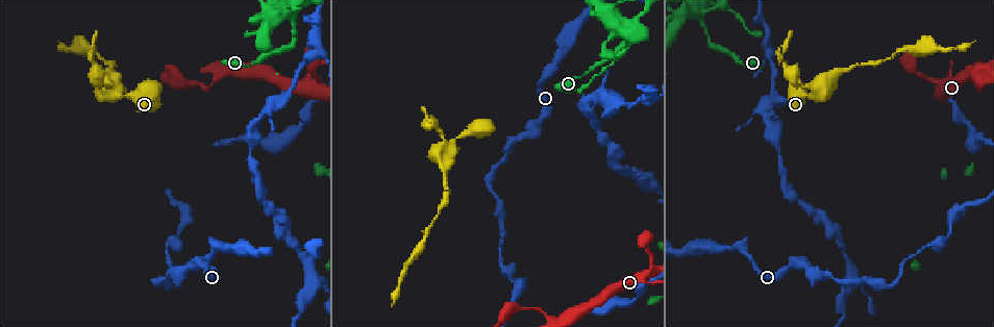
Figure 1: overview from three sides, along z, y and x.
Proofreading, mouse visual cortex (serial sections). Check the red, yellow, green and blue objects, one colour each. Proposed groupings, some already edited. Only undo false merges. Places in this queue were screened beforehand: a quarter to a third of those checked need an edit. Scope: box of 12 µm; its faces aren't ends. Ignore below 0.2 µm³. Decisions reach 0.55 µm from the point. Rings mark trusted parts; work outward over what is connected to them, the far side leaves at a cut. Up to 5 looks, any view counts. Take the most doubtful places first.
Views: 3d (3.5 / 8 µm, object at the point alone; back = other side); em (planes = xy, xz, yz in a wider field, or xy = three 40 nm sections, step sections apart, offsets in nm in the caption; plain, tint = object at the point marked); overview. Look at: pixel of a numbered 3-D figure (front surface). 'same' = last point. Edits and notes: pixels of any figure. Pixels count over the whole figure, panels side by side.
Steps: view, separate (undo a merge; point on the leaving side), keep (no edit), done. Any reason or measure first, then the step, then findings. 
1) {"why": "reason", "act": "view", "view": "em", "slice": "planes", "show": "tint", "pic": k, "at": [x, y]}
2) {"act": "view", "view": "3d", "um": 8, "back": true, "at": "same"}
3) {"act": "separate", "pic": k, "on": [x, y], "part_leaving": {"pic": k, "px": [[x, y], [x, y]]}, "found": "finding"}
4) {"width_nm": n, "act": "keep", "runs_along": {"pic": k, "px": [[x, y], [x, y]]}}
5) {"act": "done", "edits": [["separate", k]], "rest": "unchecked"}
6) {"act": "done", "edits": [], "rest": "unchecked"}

{"why": "abrupt turn", "act": "view", "view": "3d", "um": 8, "pic": 1, "at": [116, 91]}

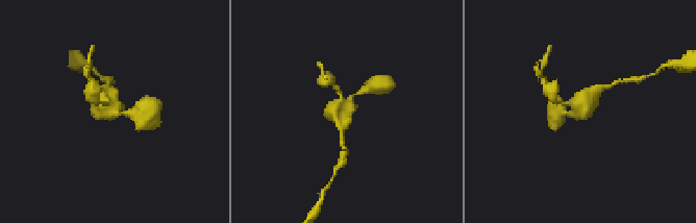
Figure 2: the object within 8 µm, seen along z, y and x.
{"act": "view", "view": "3d", "um": 3.5, "pic": 2, "at": [577, 111]}

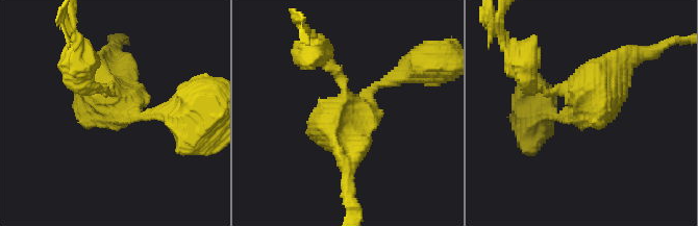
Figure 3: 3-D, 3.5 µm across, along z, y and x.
{"act": "keep", "runs_along": {"pic": 3, "px": [[402, 74], [370, 90], [345, 122], [345, 159]]}, "found": "one cell here"}

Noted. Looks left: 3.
{"why": "thin arm on a thick one", "act": "view", "view": "3d", "um": 3.5, "pic": 1, "at": [294, 18]}

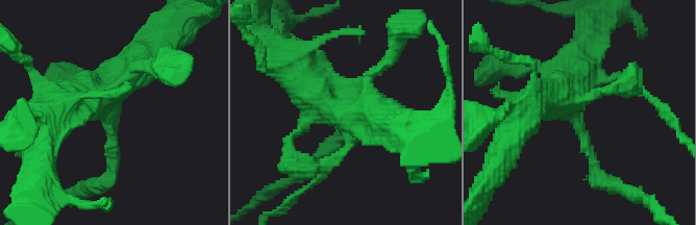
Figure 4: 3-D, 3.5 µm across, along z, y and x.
{"why": "need the tissue", "act": "view", "view": "em", "slice": "xy", "step": 2, "show": "tint", "pic": 4, "at": [111, 115]}

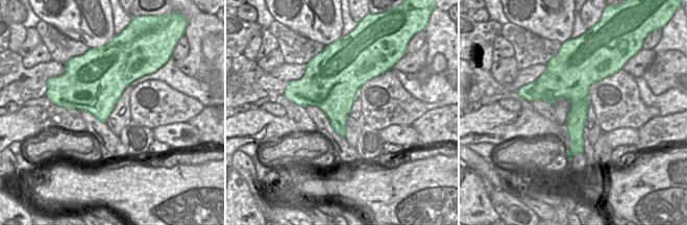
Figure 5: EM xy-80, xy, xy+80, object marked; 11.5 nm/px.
{"act": "view", "view": "em", "slice": "xy", "step": 1, "show": "tint", "at": "same"}

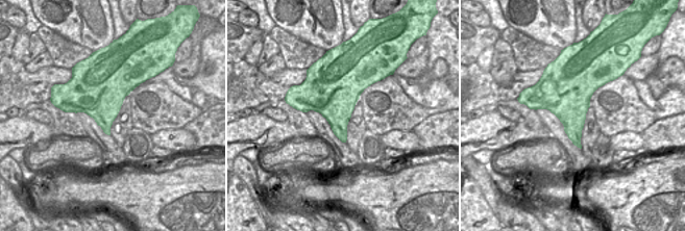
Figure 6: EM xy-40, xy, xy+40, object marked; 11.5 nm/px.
{"width_nm": 500, "act": "keep", "runs_along": {"pic": 4, "px": [[603, 180], [571, 100], [537, 100]]}, "found": "all the same cell"}

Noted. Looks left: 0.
{"act": "done", "edits": [], "rest": "unchecked"}

